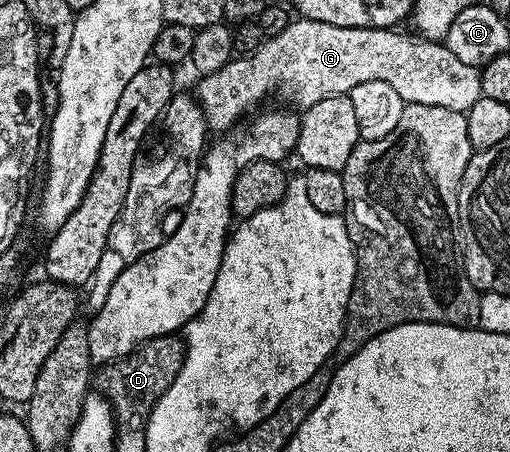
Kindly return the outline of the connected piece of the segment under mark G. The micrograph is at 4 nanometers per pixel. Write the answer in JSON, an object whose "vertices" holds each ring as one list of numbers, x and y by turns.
{"vertices":[[299,16,292,20,277,36,264,37,251,54,236,57,217,72,200,77,197,101,203,110,206,123,212,131,227,130,239,114,246,110,254,111,259,101,270,92,271,86,284,86,295,94,308,94,308,99,328,98,331,94,350,95,357,84,365,80,385,80,403,98,404,103,433,104,437,108,453,108,466,112,481,97,480,67,470,66,453,52,442,41,429,42,412,33,398,34,395,28,374,30,373,28,341,28,337,24,321,24,317,20]]}

